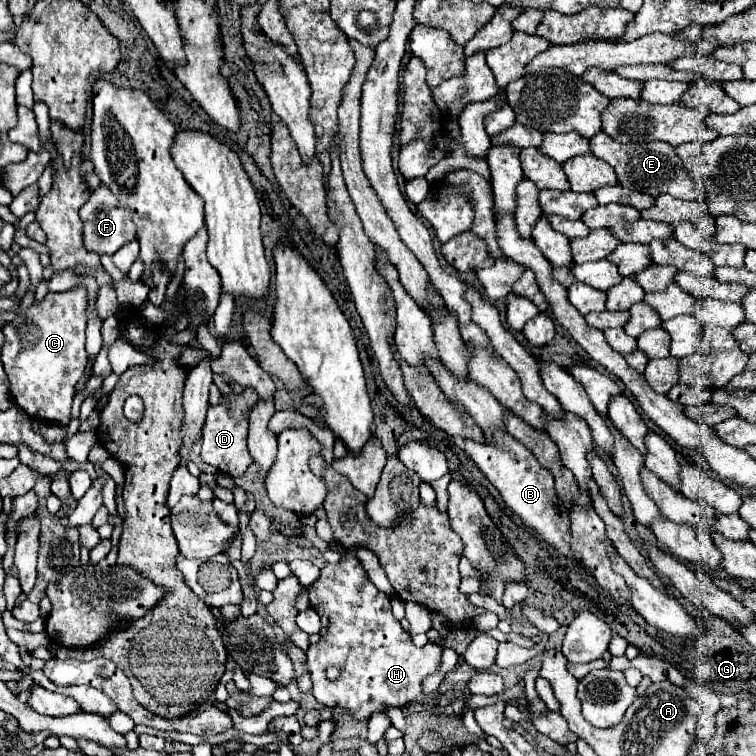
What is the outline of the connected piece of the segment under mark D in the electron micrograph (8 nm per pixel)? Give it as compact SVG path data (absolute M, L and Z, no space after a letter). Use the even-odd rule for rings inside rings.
M244 389L242 395L232 395L232 397L222 397L218 405L210 405L208 407L208 415L206 415L206 423L202 429L202 461L208 465L218 467L222 473L236 477L242 477L248 469L248 465L252 465L252 457L248 459L248 447L246 447L246 433L248 433L248 415L252 411L252 407L256 405L258 395L254 393L254 389Z

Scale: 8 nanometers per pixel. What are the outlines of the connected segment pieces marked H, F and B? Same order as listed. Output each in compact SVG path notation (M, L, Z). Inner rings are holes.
M354 549L342 551L342 559L336 565L320 569L320 577L308 587L308 601L322 617L320 641L310 645L306 653L314 683L312 693L322 705L334 707L334 703L340 703L356 721L368 721L372 713L388 705L404 707L412 701L448 705L454 695L462 695L462 689L454 689L438 699L428 699L422 693L424 677L440 667L442 647L436 643L424 647L412 645L412 637L392 615L390 597L378 591L368 579ZM332 665L342 667L342 675L336 681L328 681L326 677L326 669Z
M100 183L100 187L92 191L88 203L80 209L80 219L84 223L84 245L88 251L96 251L100 255L114 255L122 245L136 239L136 225L130 211L116 205L118 199L114 197L114 193L104 183Z
M496 429L496 433L492 435L492 441L476 443L472 439L466 439L464 449L472 457L472 461L480 467L480 471L488 477L488 481L500 491L506 505L532 531L542 535L544 541L550 543L554 549L558 549L562 555L574 557L570 545L564 541L564 537L570 533L568 509L558 501L554 493L554 479L550 477L548 469L544 469L520 441L516 441L506 429Z

